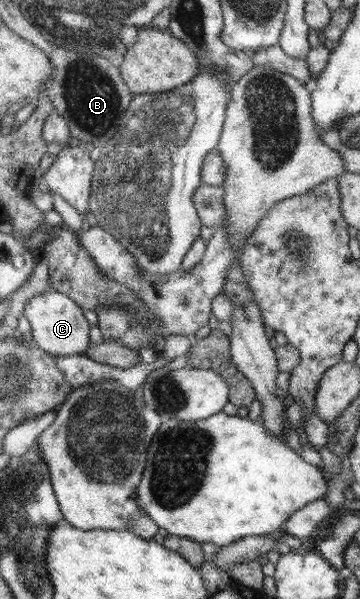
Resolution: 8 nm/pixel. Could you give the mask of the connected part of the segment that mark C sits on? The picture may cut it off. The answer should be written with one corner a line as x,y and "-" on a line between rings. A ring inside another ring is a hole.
46,289
41,295
32,297
24,314
30,326
32,326
32,336
40,349
50,356
72,356
82,355
89,351
90,344
90,323
84,317
84,311
70,297
58,291

